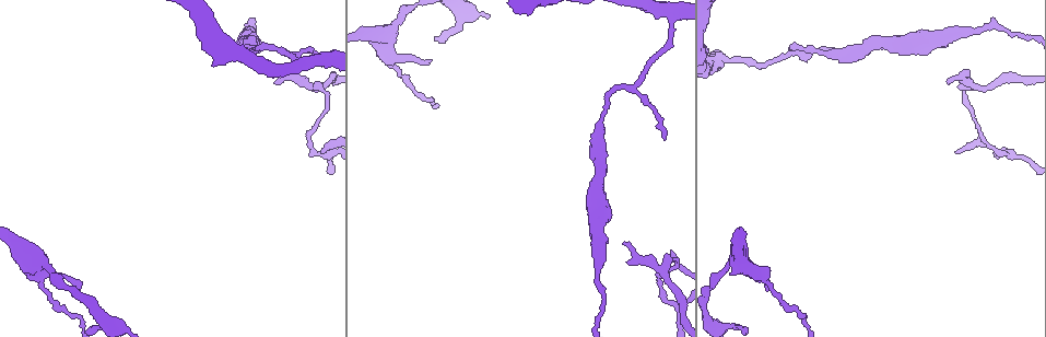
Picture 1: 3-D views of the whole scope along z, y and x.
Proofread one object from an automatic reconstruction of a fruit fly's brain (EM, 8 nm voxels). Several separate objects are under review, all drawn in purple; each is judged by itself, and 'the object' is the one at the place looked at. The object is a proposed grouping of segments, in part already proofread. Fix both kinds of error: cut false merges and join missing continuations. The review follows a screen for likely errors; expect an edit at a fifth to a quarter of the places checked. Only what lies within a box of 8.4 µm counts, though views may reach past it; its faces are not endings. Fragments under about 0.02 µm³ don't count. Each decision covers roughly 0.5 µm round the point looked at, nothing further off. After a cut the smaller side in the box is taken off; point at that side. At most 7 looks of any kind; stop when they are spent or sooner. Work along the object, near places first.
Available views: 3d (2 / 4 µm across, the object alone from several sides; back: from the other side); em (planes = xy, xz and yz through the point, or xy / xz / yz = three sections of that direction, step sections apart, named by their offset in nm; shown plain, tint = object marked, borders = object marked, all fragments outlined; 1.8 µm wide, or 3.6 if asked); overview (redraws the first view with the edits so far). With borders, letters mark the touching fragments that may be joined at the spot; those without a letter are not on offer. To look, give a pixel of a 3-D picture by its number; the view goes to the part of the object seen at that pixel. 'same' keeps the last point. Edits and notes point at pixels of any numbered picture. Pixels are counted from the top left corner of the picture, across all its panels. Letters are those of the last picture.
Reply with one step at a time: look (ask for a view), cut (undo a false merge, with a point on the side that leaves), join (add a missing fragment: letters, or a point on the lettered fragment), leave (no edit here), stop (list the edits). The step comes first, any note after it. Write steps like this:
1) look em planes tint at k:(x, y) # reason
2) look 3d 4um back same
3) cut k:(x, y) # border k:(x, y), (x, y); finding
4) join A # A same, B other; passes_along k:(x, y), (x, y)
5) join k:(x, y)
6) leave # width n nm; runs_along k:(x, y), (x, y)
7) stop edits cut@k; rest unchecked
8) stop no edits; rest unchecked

look 3d 2um at 1:(275, 81) # free end

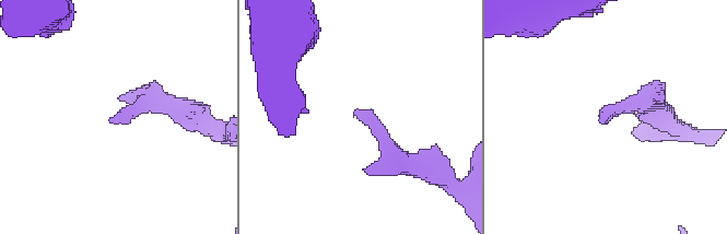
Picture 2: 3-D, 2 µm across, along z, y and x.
look em planes borders at 2:(109, 119)

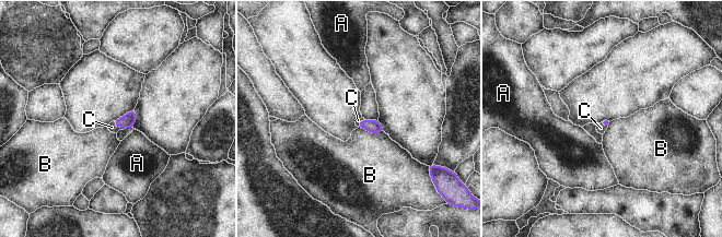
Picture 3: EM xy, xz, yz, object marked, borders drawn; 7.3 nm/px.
join C # A other, B other, C same; passes_along 3:(128, 120), (119, 127), (112, 127); the cell continues

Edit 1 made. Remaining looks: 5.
look overview

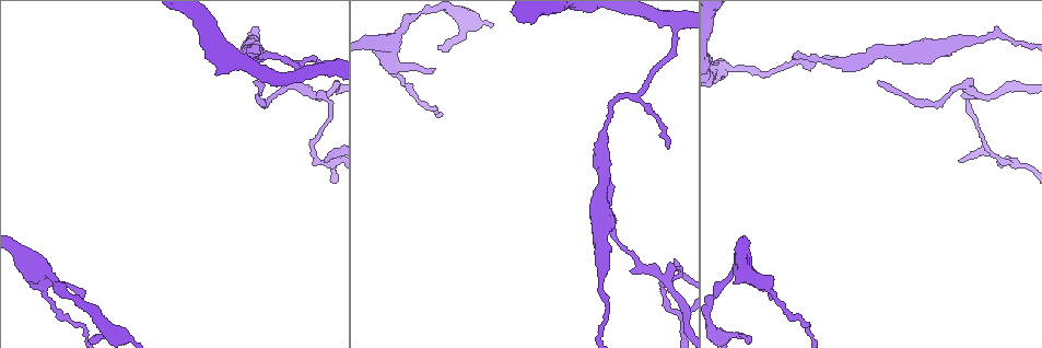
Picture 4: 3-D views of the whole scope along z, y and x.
look 3d 2um at 4:(722, 68) # abrupt turn

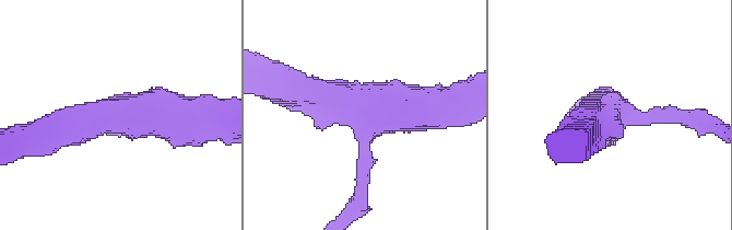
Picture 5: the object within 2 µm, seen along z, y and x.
look em planes plain at 5:(125, 118) # shape alone is not enough

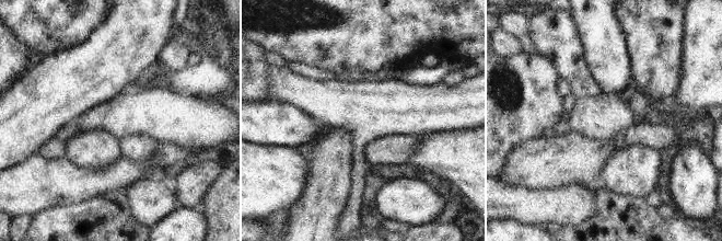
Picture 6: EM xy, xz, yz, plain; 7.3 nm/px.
look em planes borders same

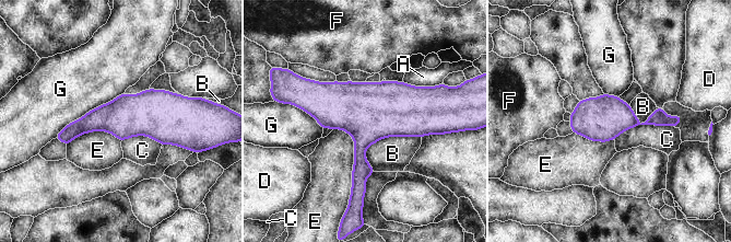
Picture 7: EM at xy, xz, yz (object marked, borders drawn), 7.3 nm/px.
leave # width 320 nm; longest_contact G 600 nm; A other, B other, C other, D other, E other, F other, G other; all the same cell

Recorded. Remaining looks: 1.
stop edits join@3; rest unchecked

